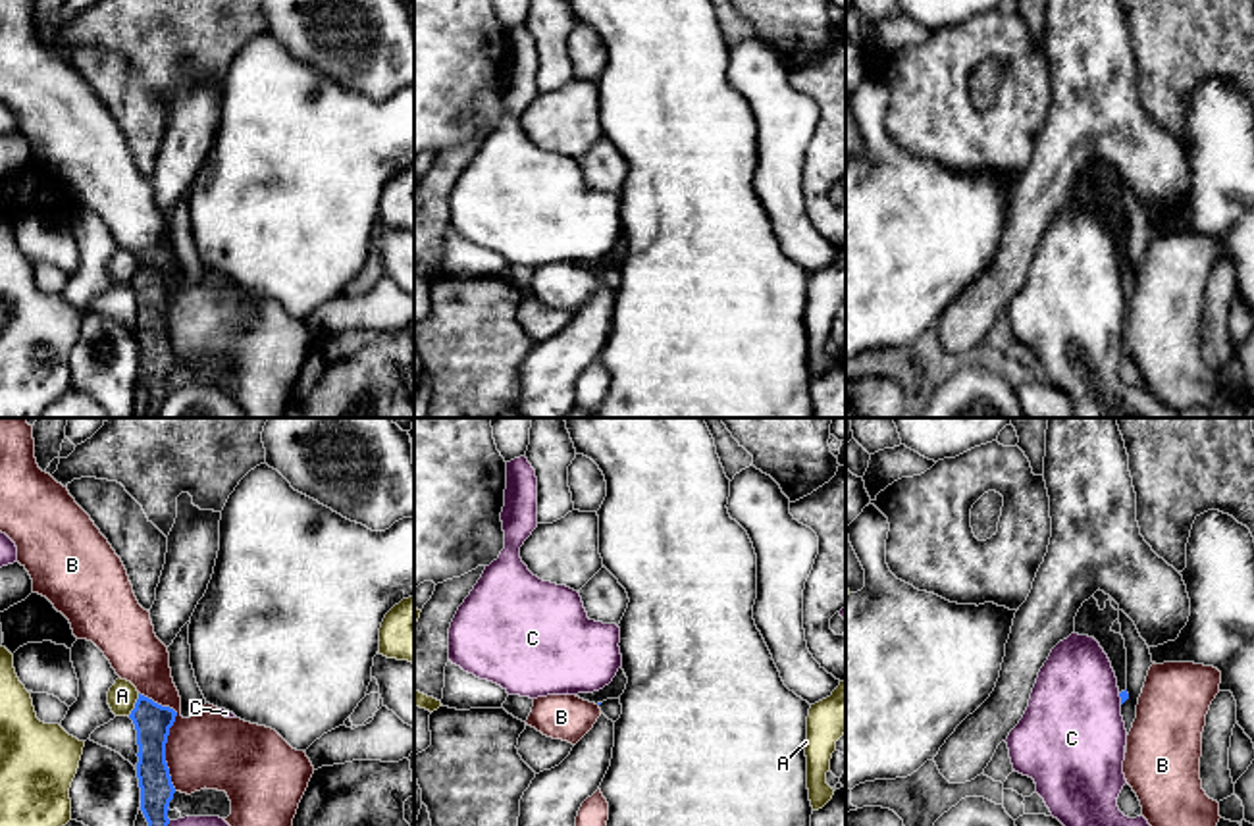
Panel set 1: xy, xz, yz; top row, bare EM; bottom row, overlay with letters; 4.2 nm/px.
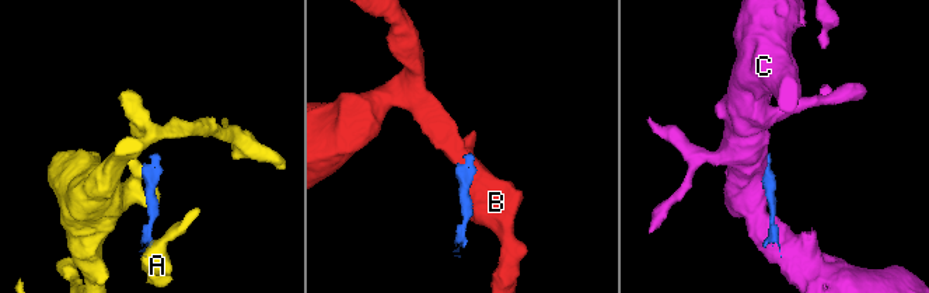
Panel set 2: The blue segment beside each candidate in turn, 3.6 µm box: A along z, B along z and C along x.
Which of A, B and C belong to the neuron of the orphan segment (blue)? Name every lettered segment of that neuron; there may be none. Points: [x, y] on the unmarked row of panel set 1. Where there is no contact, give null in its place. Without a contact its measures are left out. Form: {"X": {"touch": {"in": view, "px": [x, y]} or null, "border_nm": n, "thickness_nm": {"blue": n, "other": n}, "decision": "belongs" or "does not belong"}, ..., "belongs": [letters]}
{"A": {"touch": {"in": "xy", "px": [135, 274]}, "border_nm": 110, "thickness_nm": {"blue": 150, "other": 120}, "decision": "does not belong"}, "B": {"touch": {"in": "xy", "px": [168, 303]}, "border_nm": 440, "thickness_nm": {"blue": 150, "other": 300}, "decision": "does not belong"}, "C": {"touch": {"in": "xy", "px": [162, 403]}, "border_nm": 140, "thickness_nm": {"blue": 140, "other": 280}, "decision": "does not belong"}, "belongs": []}

